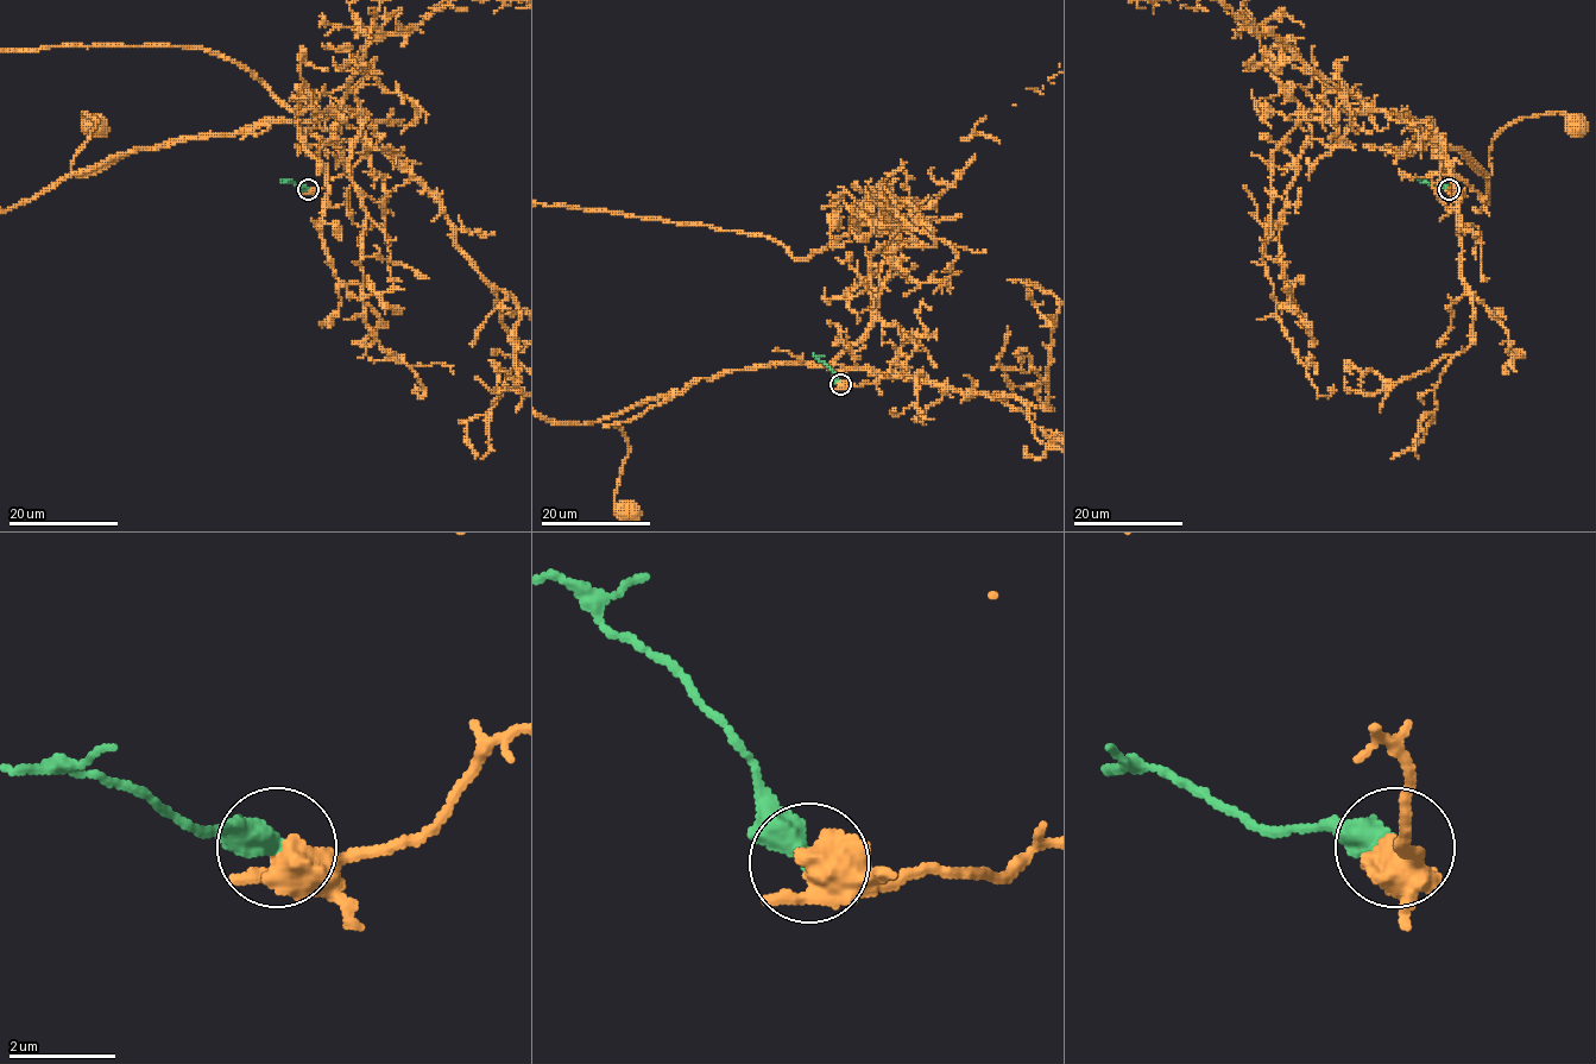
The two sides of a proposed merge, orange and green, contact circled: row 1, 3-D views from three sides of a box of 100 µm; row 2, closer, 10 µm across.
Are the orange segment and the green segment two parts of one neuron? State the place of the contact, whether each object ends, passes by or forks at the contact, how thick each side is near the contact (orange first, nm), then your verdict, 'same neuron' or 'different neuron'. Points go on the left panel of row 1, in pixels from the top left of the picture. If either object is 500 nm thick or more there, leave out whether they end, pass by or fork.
at (308, 189); orange forks there; green ends there; 440 nm thick on the orange side, 480 nm on the other; different neuron

